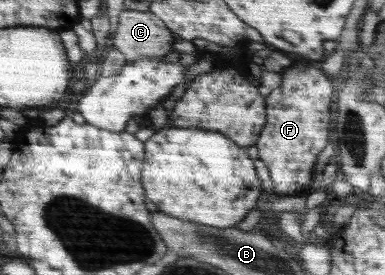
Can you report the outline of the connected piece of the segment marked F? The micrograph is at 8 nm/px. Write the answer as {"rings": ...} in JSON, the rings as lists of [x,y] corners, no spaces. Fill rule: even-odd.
{"rings":[[[297,63],[282,72],[284,74],[281,75],[280,86],[273,89],[267,97],[267,125],[263,127],[256,145],[259,159],[264,161],[270,171],[273,191],[282,196],[304,195],[312,177],[312,167],[316,166],[316,155],[328,143],[328,130],[333,126],[328,125],[333,121],[330,115],[330,103],[334,95],[333,81],[330,81],[330,77],[322,73],[322,70],[318,71],[314,66],[298,69]]]}

